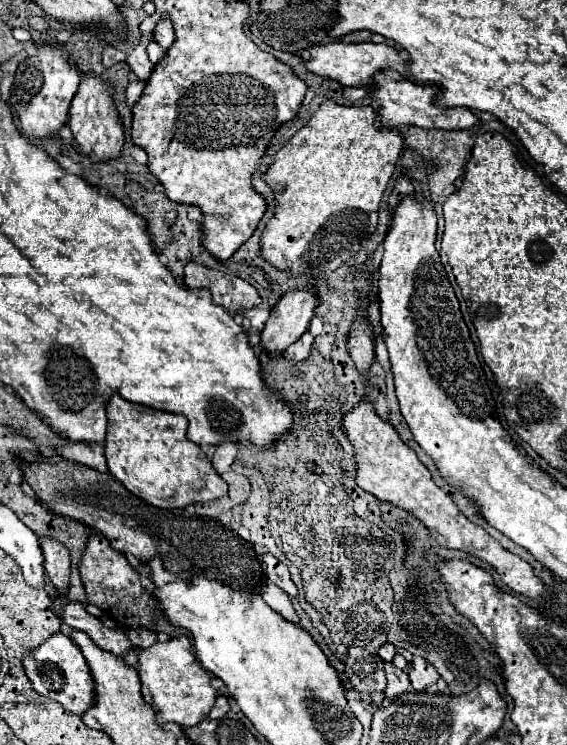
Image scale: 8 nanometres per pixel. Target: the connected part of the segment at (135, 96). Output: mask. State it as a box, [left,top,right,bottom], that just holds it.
[127,80,145,108]

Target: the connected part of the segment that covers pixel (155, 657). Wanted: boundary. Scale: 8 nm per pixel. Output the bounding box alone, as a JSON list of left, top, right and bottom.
[139,636,219,726]

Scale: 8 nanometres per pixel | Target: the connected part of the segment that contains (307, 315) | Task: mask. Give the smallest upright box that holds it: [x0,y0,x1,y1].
[261,290,317,356]

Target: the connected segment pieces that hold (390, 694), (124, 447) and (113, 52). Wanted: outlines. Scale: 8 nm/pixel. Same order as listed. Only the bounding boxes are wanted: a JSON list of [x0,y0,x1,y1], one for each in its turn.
[[385,662,411,700],[105,394,227,510],[102,46,126,68]]

